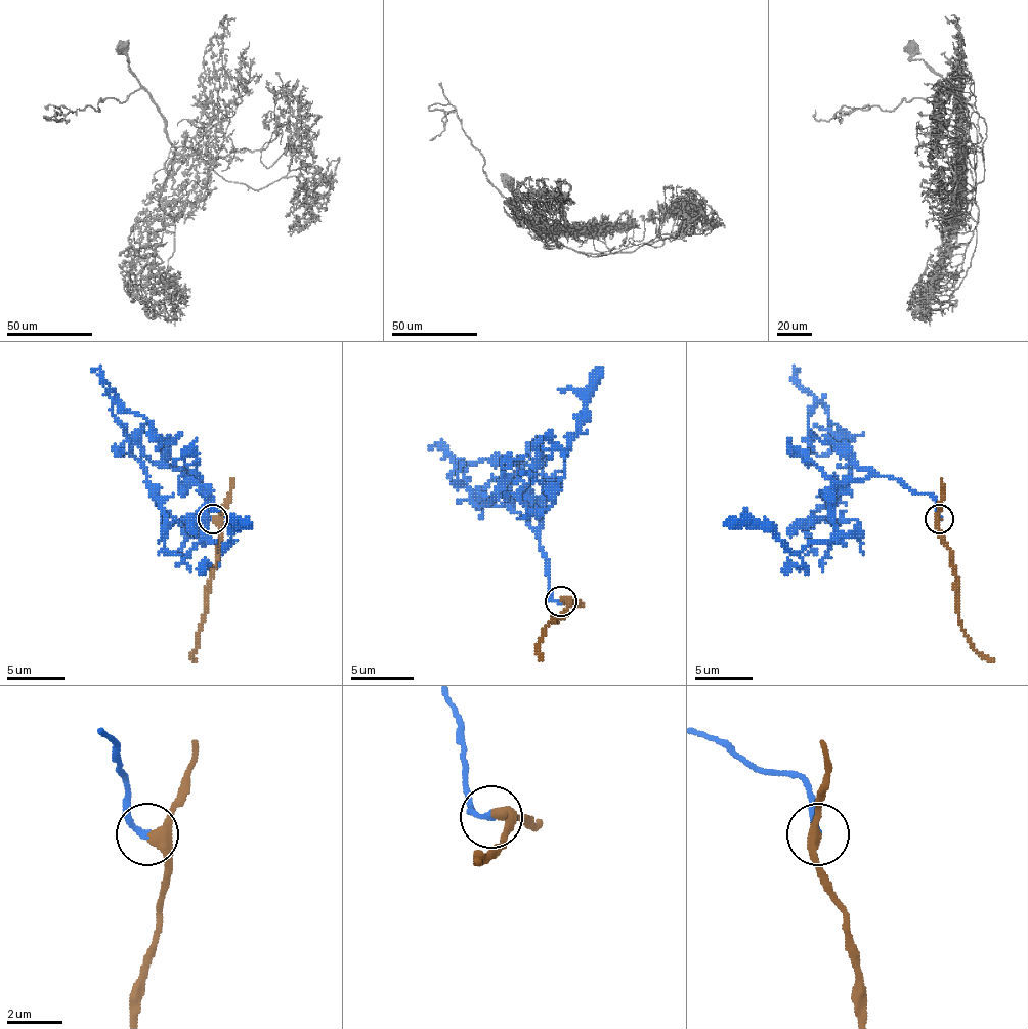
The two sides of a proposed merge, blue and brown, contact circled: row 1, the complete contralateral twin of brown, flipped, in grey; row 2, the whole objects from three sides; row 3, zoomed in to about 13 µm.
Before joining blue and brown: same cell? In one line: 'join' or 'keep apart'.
join

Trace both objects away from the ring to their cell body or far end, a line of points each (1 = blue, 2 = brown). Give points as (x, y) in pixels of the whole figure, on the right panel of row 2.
1: (939, 519), (927, 494), (912, 494), (895, 478), (849, 464), (843, 443), (851, 473), (808, 522), (805, 554)
2: (939, 519), (939, 537), (947, 549), (961, 630), (979, 653), (993, 661)

